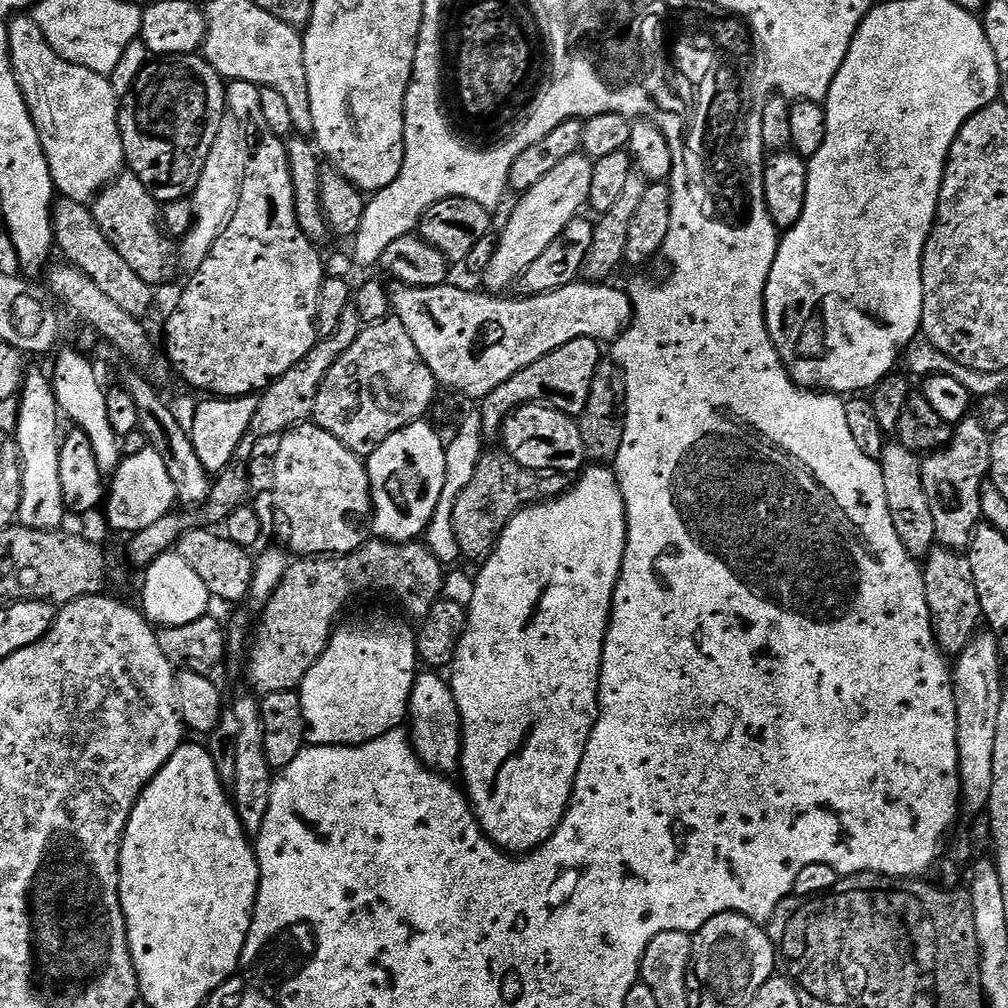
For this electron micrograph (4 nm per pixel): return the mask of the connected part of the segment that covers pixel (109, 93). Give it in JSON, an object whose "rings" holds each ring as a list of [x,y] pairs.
{"rings":[[[31,15],[13,16],[8,25],[8,41],[14,78],[18,78],[18,86],[26,98],[26,106],[38,130],[38,138],[42,138],[42,150],[50,166],[52,184],[63,199],[88,204],[126,168],[120,137],[120,110],[112,81],[109,77],[94,74],[94,70],[86,70],[86,66],[66,62],[66,58],[62,58],[48,45],[38,22]]]}

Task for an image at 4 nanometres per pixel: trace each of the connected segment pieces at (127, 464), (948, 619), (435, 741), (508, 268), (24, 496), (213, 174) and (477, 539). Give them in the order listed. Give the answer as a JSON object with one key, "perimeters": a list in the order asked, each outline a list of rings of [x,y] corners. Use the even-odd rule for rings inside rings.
{"perimeters":[[[[150,447],[134,457],[123,457],[116,471],[111,473],[106,488],[106,509],[108,508],[108,524],[116,532],[135,534],[146,530],[146,526],[154,526],[158,518],[173,511],[176,503],[174,482],[170,482],[170,474],[166,474],[162,457]]],[[[935,547],[922,560],[926,606],[932,619],[932,633],[945,657],[955,658],[966,650],[982,624],[978,590],[974,590],[974,574],[964,552]]],[[[424,670],[417,675],[414,702],[408,705],[406,720],[409,725],[416,724],[416,733],[413,731],[410,736],[416,757],[430,769],[441,774],[452,774],[448,772],[455,773],[460,766],[460,715],[451,683],[440,676],[443,675],[432,670]]],[[[577,154],[565,158],[542,182],[530,186],[530,190],[519,197],[520,200],[512,208],[504,229],[498,232],[494,258],[490,258],[490,266],[482,273],[483,287],[489,293],[500,294],[517,283],[522,274],[530,266],[530,262],[536,261],[538,254],[562,234],[566,225],[585,211],[590,198],[590,181],[594,179],[592,169],[594,161],[583,154]]],[[[29,371],[18,393],[20,413],[14,433],[16,449],[20,452],[20,491],[19,523],[25,528],[50,532],[61,527],[66,517],[62,498],[62,478],[58,478],[58,458],[60,457],[60,420],[62,413],[56,407],[51,379],[40,372]]],[[[225,115],[222,126],[218,130],[218,138],[214,138],[214,146],[210,146],[210,154],[206,154],[206,166],[202,166],[202,174],[198,178],[196,191],[192,193],[192,228],[179,241],[178,264],[191,274],[206,262],[206,254],[226,234],[226,226],[230,226],[230,218],[234,218],[234,210],[238,210],[238,198],[242,190],[242,178],[245,174],[249,154],[248,137],[240,123],[232,116]]],[[[503,450],[485,451],[477,464],[474,478],[458,494],[454,504],[453,528],[460,547],[461,557],[466,561],[487,560],[496,546],[504,527],[515,518],[517,512],[533,504],[554,500],[567,492],[570,480],[564,474],[541,474],[523,468],[513,456]]]]}

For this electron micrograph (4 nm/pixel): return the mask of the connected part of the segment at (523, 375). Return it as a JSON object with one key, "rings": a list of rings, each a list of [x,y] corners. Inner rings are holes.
{"rings":[[[574,338],[574,342],[566,342],[566,346],[558,346],[550,354],[538,358],[530,366],[526,366],[514,378],[506,378],[498,390],[485,396],[479,405],[482,414],[482,426],[485,437],[499,437],[504,419],[512,415],[522,404],[547,404],[549,408],[557,408],[567,416],[579,418],[590,395],[590,382],[594,382],[594,370],[598,370],[602,359],[601,341],[590,338]]]}

